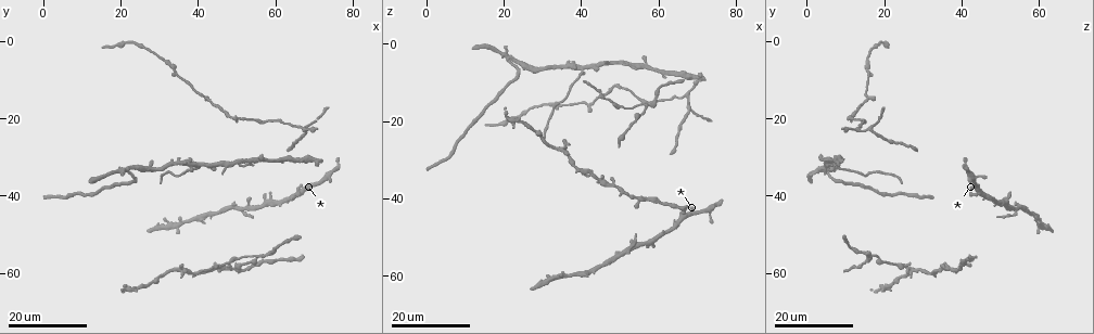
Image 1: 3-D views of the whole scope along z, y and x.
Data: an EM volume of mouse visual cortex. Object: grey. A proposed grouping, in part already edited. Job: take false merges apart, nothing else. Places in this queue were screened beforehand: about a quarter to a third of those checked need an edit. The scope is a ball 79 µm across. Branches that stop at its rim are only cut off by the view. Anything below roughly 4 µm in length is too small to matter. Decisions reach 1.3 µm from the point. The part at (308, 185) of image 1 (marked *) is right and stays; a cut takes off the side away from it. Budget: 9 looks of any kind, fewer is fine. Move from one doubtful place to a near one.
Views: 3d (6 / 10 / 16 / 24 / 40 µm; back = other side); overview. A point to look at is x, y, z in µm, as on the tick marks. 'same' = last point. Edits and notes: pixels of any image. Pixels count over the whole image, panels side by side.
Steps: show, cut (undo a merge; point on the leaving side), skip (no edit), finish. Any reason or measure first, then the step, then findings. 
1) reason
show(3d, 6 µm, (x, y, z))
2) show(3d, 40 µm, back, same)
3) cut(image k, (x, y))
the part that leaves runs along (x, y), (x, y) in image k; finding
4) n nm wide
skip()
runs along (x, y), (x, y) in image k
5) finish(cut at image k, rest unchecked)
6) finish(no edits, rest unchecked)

three arms meet
show(3d, 24 µm, (51.5, 44.0, 54.0))

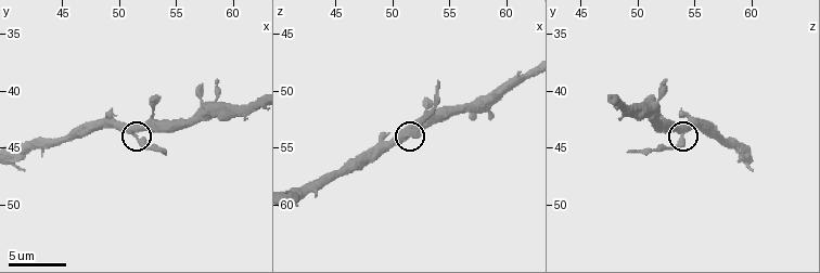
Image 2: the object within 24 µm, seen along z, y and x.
show(3d, 10 µm, (51.2, 43.6, 53.8))

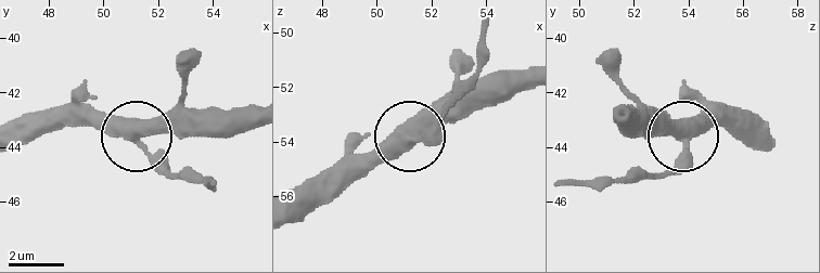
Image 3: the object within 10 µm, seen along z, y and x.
3 arms
skip()
runs along (255, 109), (178, 109), (150, 124), (139, 144), (176, 177) in image 3; continuous, no second cell

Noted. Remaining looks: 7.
small branch off a trunk
show(3d, 24 µm, (67.5, 22.5, 16.0))

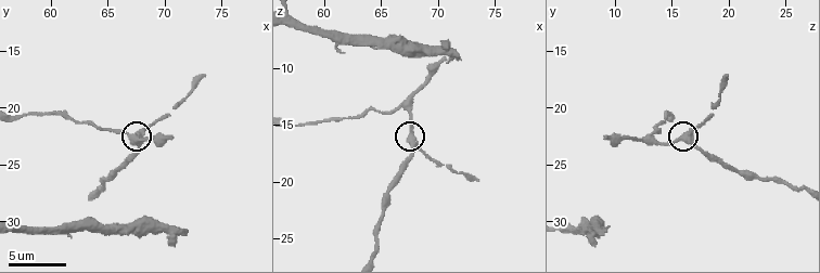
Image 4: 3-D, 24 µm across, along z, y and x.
show(3d, 6 µm, (67.8, 22.4, 16.4))

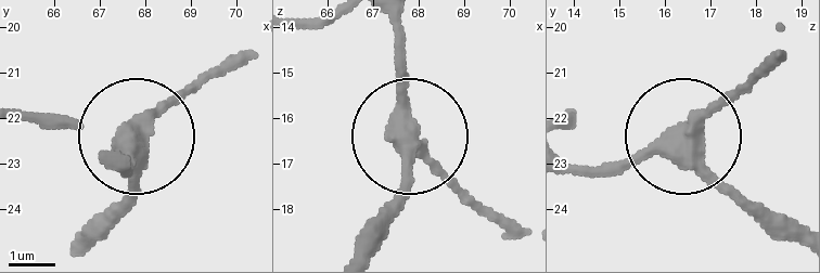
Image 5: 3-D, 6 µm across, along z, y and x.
skip()
one cell here

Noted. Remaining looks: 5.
side arm on a straight run
show(3d, 24 µm, (56.5, 55.5, 16.5))

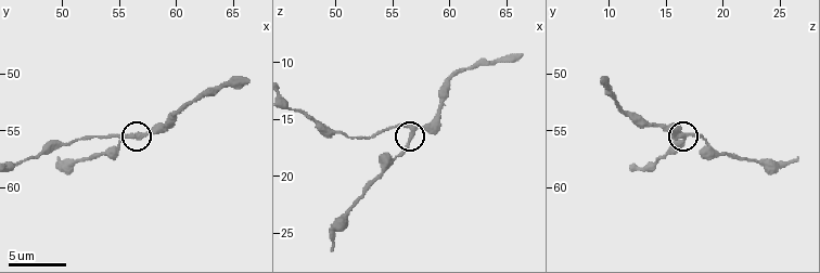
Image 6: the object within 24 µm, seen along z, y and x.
closer look
show(3d, 10 µm, (56.6, 55.4, 16.0))

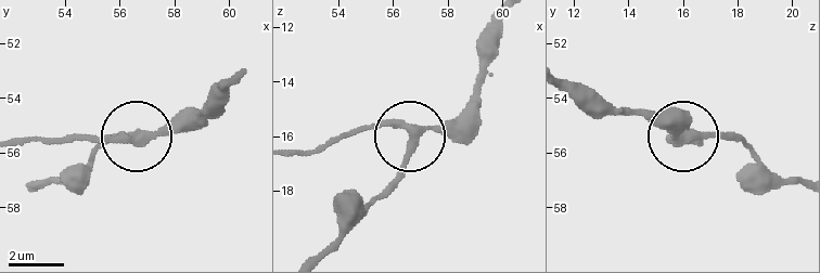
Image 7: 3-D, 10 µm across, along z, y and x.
closer look
show(3d, 6 µm, (56.7, 55.6, 15.8))

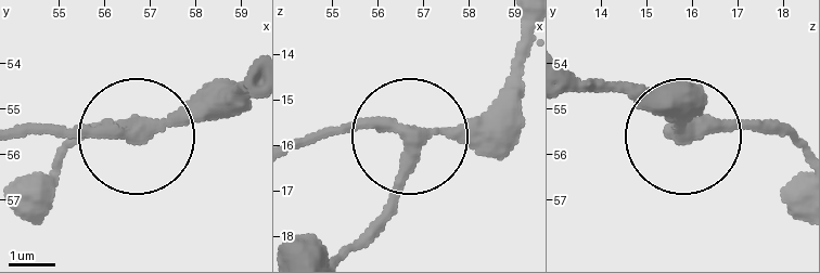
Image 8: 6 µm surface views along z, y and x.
290 nm wide
skip()
one cell here

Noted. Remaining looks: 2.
four or more arms meet
show(3d, 24 µm, (40.5, 32.0, 6.5))

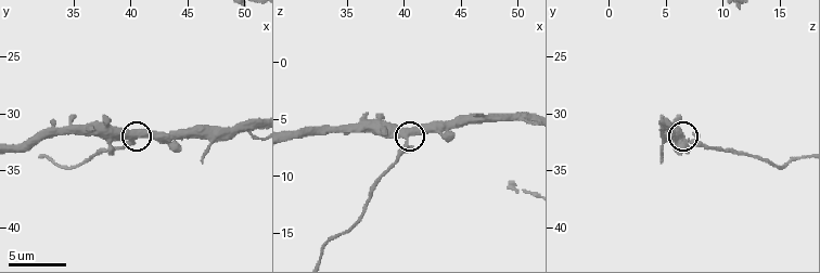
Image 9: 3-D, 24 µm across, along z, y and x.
show(3d, 6 µm, (40.4, 32.4, 7.0))

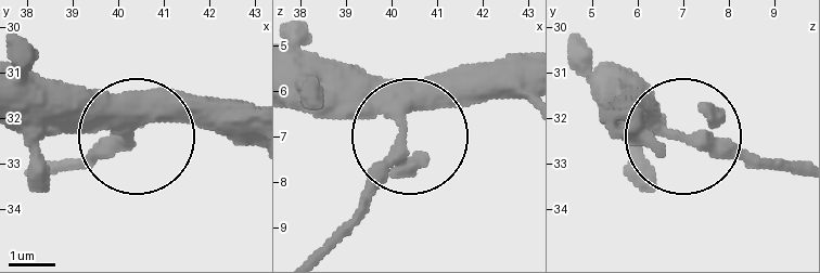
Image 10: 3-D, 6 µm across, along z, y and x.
4 arms
cut(image 10, (77, 161))
the part that leaves runs along (718, 147), (795, 158) in image 10; two cells meet here

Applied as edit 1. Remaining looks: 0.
finish(cut at image 10, rest unchecked)

